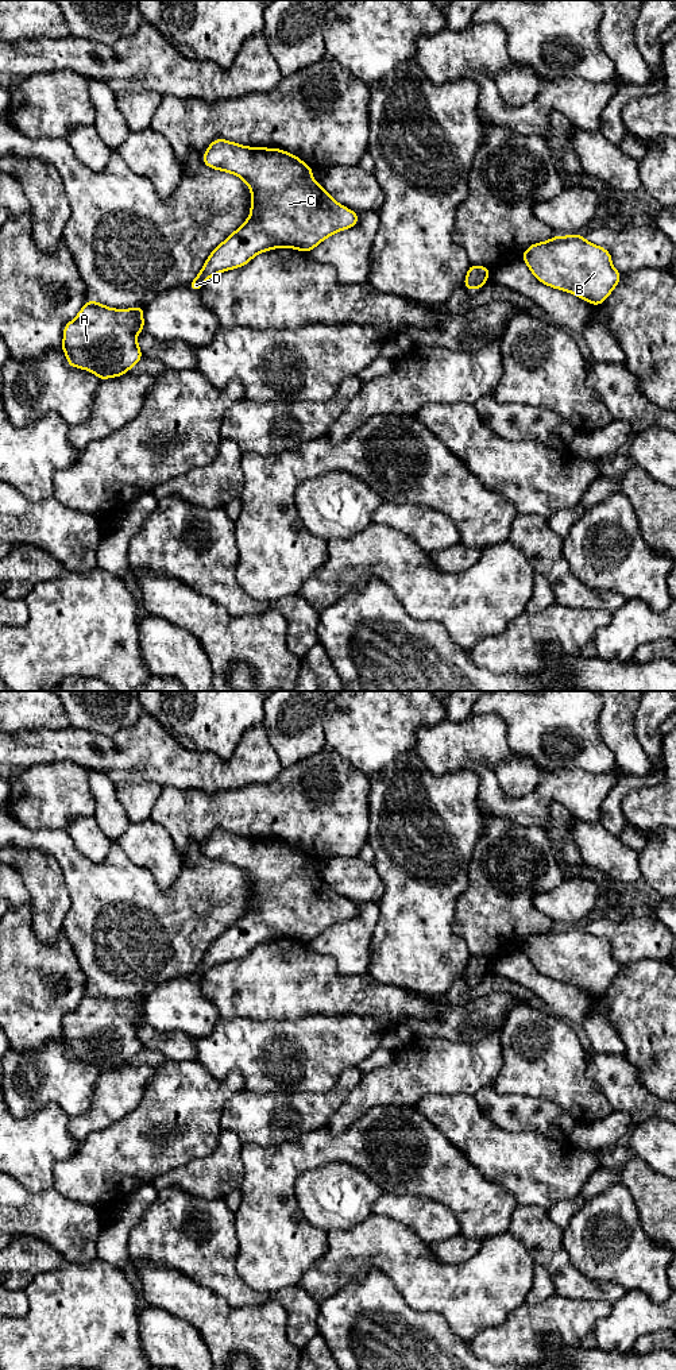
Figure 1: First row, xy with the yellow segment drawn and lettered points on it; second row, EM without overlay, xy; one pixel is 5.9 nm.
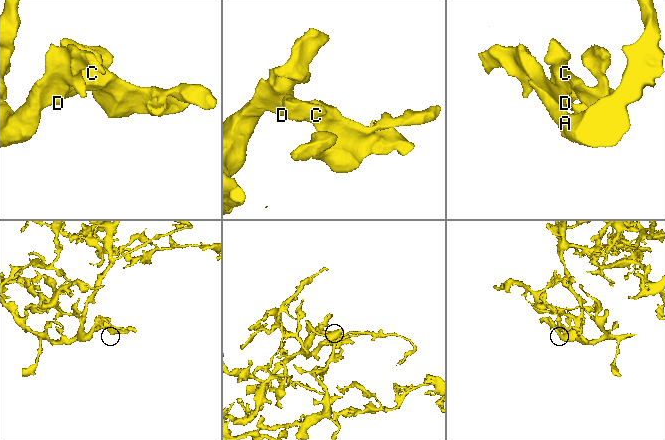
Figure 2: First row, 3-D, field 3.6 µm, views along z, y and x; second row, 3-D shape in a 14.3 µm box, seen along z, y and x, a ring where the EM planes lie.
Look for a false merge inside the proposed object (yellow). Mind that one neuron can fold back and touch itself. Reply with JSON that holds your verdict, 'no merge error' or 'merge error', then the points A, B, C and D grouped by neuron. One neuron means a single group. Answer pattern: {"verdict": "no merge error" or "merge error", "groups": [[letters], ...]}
{"verdict": "no merge error", "groups": [["A", "B", "C", "D"]]}

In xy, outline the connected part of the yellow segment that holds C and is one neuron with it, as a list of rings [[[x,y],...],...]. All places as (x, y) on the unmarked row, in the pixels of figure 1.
[[[216,830],[209,835],[202,853],[240,868],[251,879],[251,904],[240,919],[210,943],[200,965],[188,976],[197,983],[208,969],[242,958],[263,942],[290,938],[309,943],[328,927],[358,915],[358,904],[340,896],[313,872],[312,858],[283,841],[244,838]]]

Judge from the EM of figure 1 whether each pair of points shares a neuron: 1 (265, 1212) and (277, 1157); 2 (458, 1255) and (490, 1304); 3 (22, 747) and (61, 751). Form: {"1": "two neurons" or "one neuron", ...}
{"1": "one neuron", "2": "two neurons", "3": "one neuron"}

